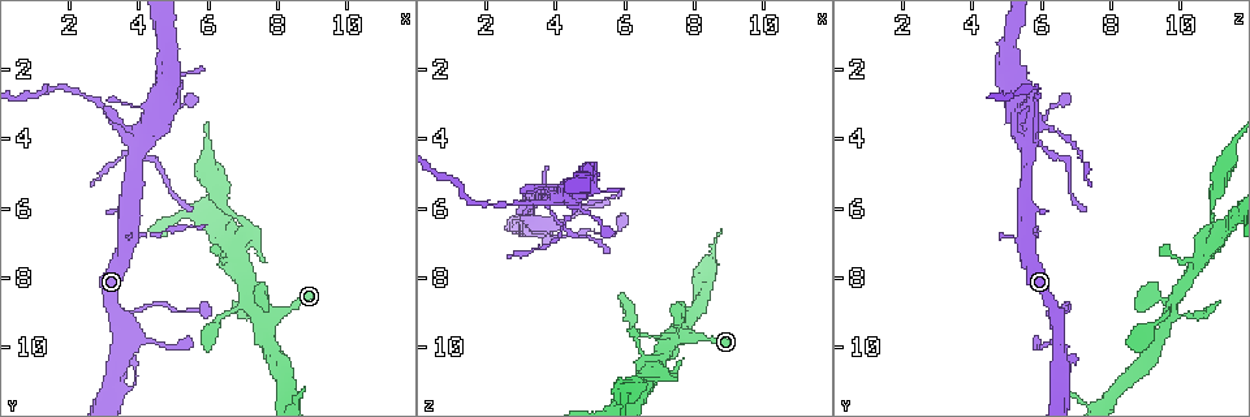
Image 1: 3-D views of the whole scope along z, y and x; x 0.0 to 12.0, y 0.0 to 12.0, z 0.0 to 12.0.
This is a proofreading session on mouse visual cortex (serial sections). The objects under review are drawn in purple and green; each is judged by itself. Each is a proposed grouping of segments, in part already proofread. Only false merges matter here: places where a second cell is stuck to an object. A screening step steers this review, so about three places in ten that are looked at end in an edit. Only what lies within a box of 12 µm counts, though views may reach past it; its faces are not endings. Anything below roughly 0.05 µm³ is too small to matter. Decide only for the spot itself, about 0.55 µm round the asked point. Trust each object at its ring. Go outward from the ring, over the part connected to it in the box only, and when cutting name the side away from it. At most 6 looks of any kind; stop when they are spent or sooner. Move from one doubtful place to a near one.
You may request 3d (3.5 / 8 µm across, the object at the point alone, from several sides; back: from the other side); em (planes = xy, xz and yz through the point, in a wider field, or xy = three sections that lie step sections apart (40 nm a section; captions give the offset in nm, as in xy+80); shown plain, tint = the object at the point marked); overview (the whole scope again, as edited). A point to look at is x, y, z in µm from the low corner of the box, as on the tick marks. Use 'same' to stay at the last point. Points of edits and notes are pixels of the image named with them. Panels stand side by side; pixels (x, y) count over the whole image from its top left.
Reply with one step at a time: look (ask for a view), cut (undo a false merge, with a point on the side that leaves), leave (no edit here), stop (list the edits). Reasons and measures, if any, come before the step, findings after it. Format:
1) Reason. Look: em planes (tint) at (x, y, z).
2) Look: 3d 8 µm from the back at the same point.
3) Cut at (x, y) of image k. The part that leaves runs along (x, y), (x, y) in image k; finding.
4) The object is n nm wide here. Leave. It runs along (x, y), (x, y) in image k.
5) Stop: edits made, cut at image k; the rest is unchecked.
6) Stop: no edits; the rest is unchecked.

Calibre changes. Look: 3d 3.5 µm at (4.5, 8.8, 6.8).

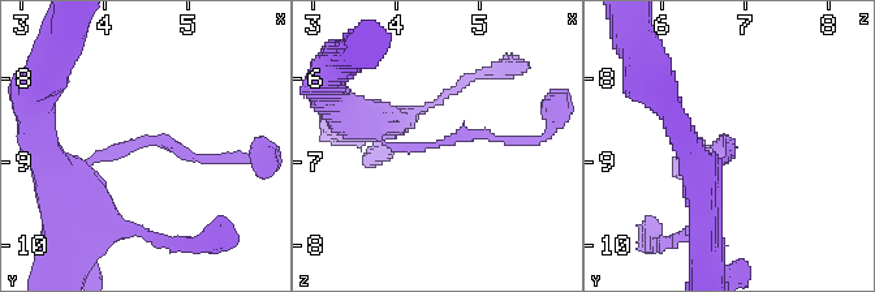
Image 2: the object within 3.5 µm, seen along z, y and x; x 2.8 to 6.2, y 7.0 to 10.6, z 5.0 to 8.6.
The arms are 100, 200 nm wide; now the EM. Look: em planes (tint) at (4.40, 8.75, 6.85).

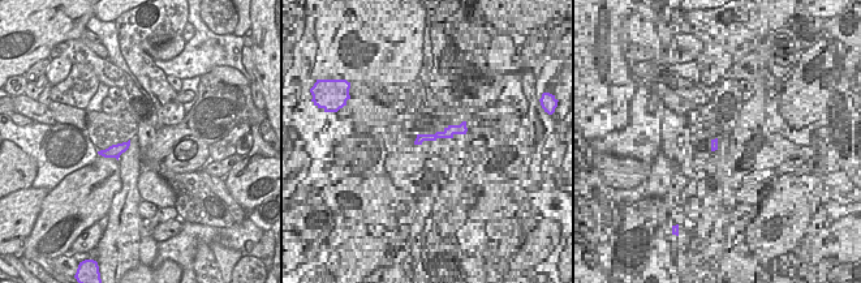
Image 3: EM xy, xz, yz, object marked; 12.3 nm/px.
Leave. It runs along (64, 170), (145, 138), (216, 158) in image 2; one cell here.

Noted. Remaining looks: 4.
Sharp bend. Look: 3d 8 µm from the back at (3.9, 4.1, 5.7).

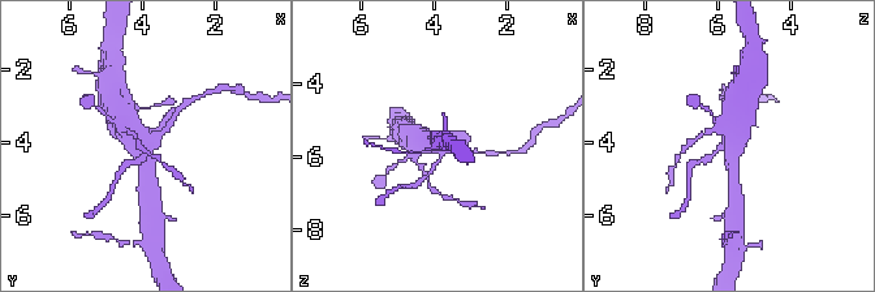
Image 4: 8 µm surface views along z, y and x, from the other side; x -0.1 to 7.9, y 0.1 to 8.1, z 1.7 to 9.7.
Need the tissue. Look: em xy step 3 (tint) at (3.9, 4.2, 5.7).

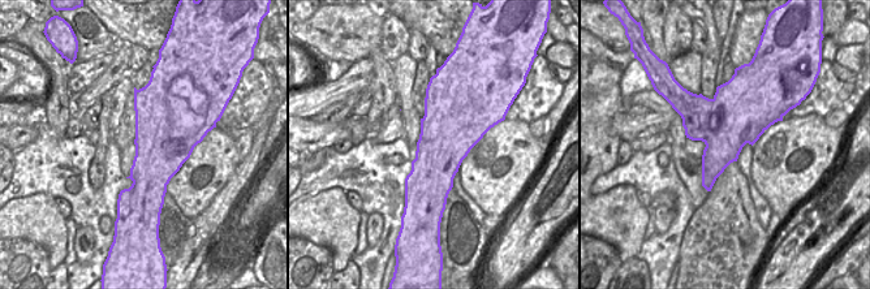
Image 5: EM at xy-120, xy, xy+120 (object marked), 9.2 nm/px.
Cut at (705, 159) of image 4. A border runs along (714, 99), (707, 137), (703, 141) in image 5; two cells meet here.

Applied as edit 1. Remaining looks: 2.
Small branch off a trunk. Look: 3d 3.5 µm at (7.5, 9.0, 9.8).

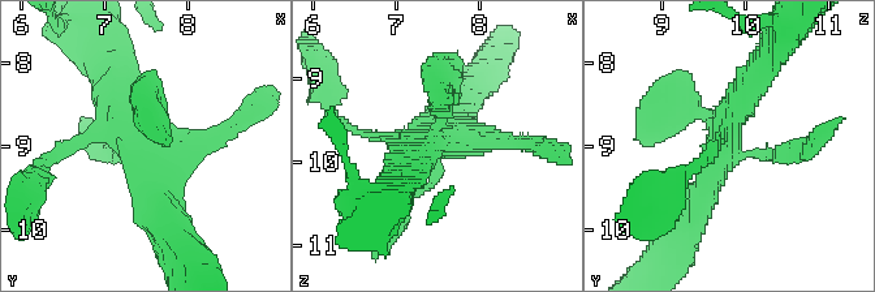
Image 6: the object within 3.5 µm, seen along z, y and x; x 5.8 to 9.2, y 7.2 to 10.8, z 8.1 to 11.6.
Need the tissue. Look: em planes (tint) at (7.55, 9.00, 9.75).

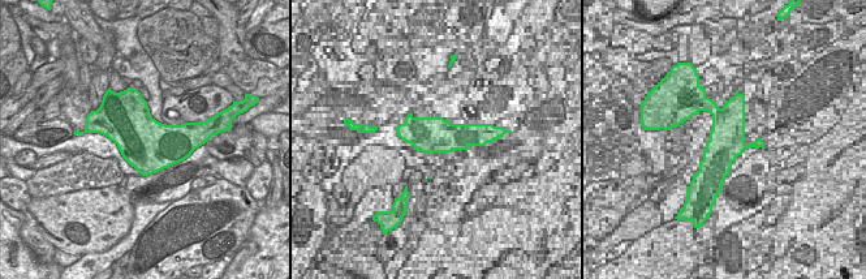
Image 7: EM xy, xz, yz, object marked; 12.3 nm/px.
Leave. It runs along (231, 125), (158, 154), (111, 77) in image 6; one cell here.

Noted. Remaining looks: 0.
Stop: edits made, cut at image 4; the rest is unchecked.

